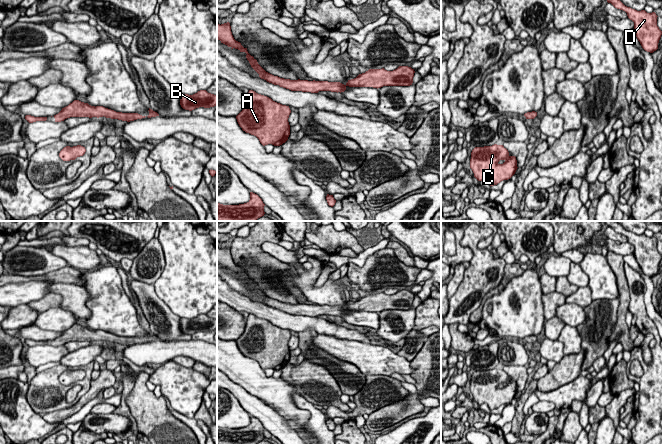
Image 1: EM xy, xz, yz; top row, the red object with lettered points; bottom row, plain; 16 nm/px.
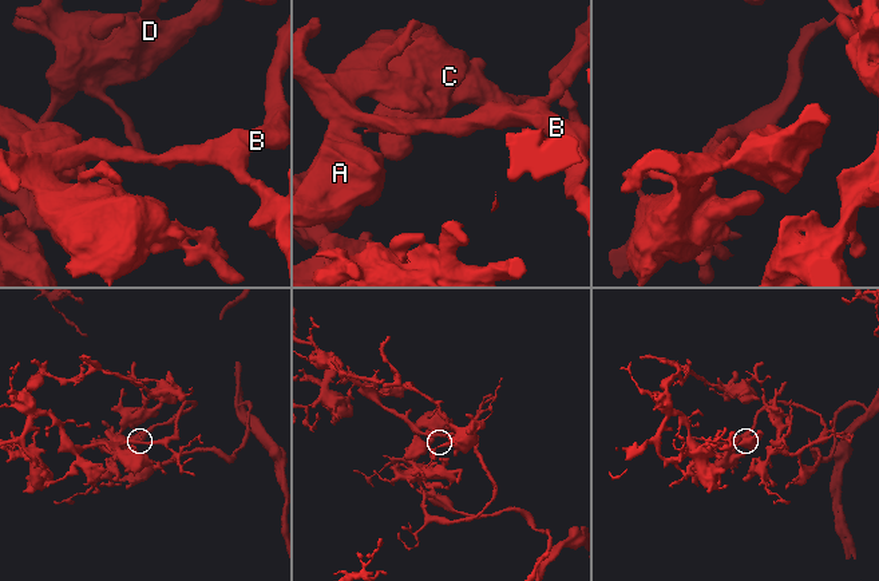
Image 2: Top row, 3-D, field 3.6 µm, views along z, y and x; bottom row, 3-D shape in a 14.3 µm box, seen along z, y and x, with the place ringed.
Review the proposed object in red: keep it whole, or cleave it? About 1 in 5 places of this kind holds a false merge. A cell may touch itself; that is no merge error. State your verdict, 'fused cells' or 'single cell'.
single cell

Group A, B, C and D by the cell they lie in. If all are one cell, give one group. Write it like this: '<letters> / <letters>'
A B C D

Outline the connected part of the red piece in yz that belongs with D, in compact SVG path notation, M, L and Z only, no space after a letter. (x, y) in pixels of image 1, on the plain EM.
M616 221L604 222L615 232L625 235L628 242L634 246L633 255L645 275L653 277L658 273L658 267L661 262L662 255L657 250L658 240L655 236L647 237L645 234L637 235L625 230Z

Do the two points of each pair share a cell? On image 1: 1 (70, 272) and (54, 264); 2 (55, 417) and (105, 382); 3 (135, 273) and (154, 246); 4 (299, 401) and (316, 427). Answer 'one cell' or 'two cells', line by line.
1: two cells
2: one cell
3: one cell
4: one cell

